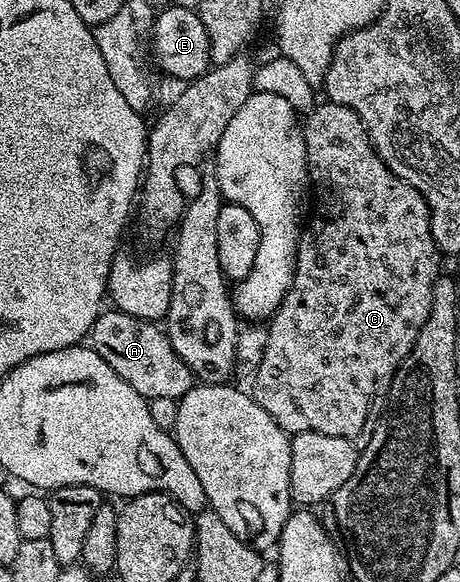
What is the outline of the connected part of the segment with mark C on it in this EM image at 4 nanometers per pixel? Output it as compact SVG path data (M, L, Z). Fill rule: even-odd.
M329 101L319 102L312 110L305 112L304 126L302 128L302 136L304 137L304 145L306 146L306 174L308 176L309 186L314 187L314 191L318 194L318 200L314 203L314 216L309 216L308 222L303 226L298 237L298 252L294 258L294 276L290 282L289 289L286 290L286 296L282 298L282 304L278 310L274 312L268 323L268 345L264 345L264 357L260 361L260 369L256 369L256 373L252 376L252 394L255 401L260 405L260 409L264 409L264 413L268 413L268 417L272 417L272 421L276 421L276 425L280 425L280 429L284 429L291 436L299 435L300 433L328 433L328 437L344 437L348 441L352 441L352 445L356 448L364 448L368 445L368 441L372 441L372 433L376 429L378 419L382 416L382 411L386 408L386 398L390 392L390 386L394 380L394 374L398 372L398 366L406 360L408 353L412 349L412 345L416 341L416 333L420 333L420 325L424 325L424 321L428 321L428 309L432 309L432 289L434 283L440 274L438 268L438 259L440 260L440 252L436 241L432 237L432 229L430 228L430 210L424 201L424 197L412 185L408 185L408 181L404 181L400 177L396 177L396 173L392 173L392 169L388 169L388 165L384 165L381 157L374 152L374 146L370 143L370 138L366 132L366 126L360 121L360 117L352 109L348 109L344 105L336 105Z

